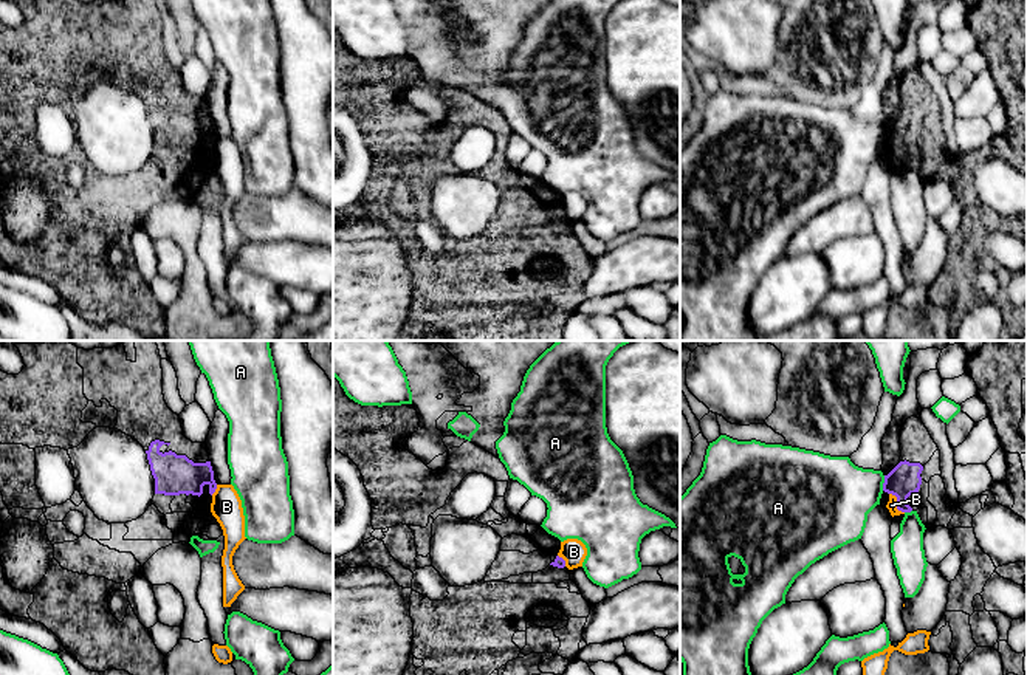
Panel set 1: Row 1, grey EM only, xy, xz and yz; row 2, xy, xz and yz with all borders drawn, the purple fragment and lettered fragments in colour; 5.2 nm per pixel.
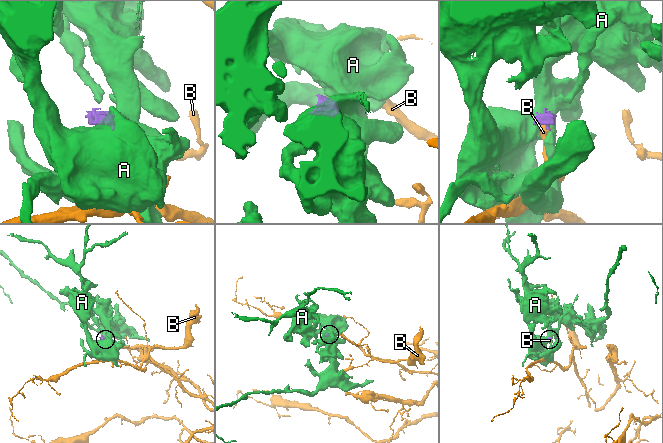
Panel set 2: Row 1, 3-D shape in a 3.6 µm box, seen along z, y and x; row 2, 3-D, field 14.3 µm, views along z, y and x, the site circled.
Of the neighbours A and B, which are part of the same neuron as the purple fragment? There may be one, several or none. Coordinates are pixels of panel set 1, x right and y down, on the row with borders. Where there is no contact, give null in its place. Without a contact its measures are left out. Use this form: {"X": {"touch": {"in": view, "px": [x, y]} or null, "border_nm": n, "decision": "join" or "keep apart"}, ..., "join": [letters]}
{"A": {"touch": {"in": "yz", "px": [883, 483]}, "border_nm": 80, "decision": "keep apart"}, "B": {"touch": {"in": "yz", "px": [897, 503]}, "border_nm": 130, "decision": "keep apart"}, "join": []}

